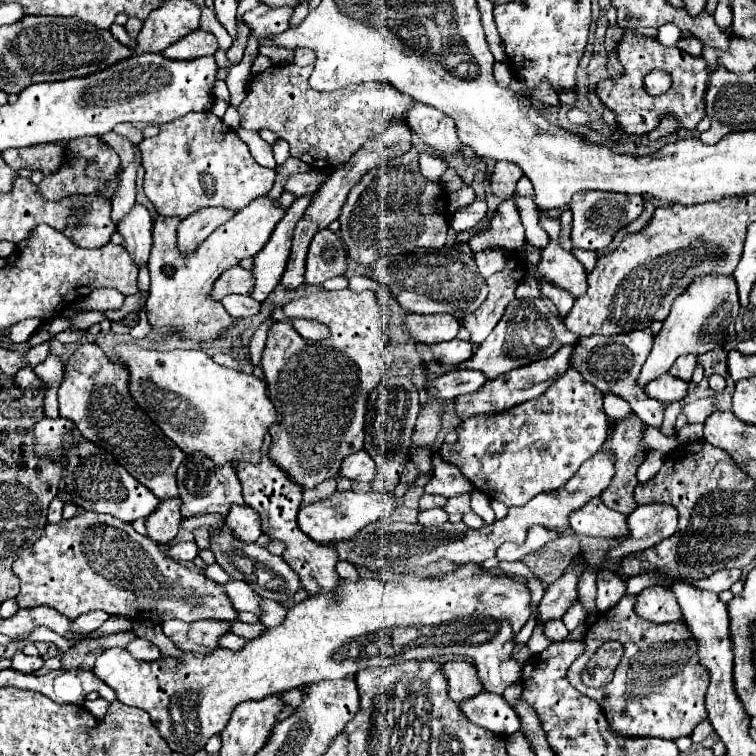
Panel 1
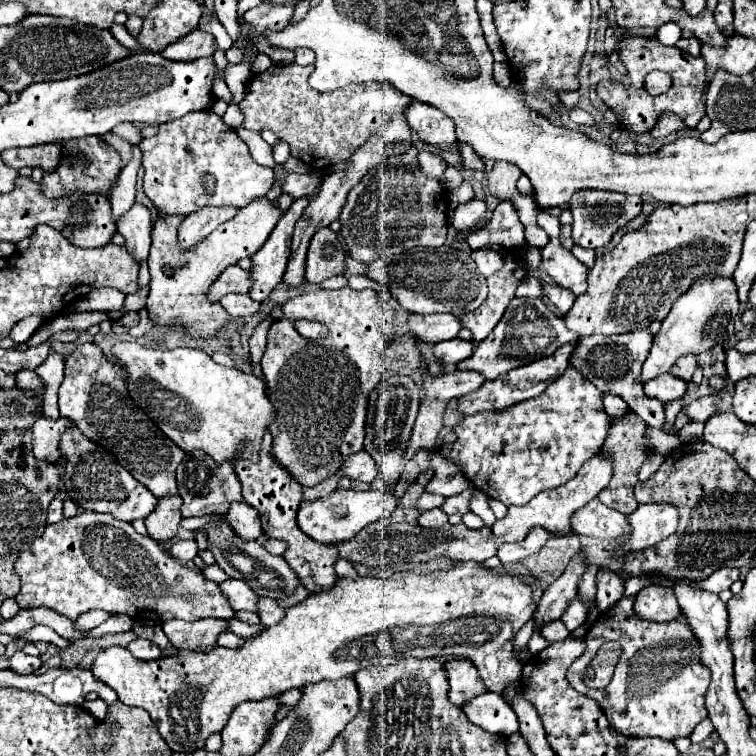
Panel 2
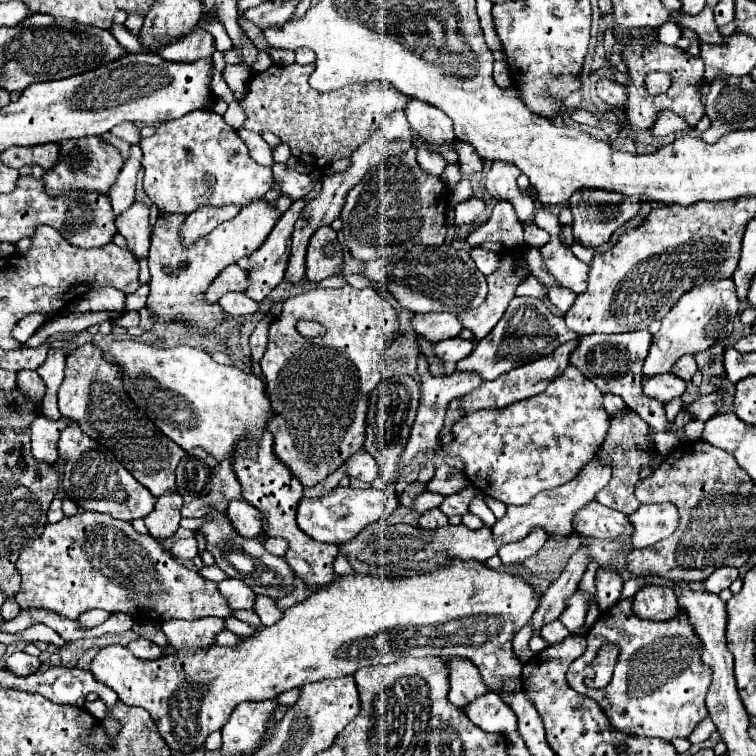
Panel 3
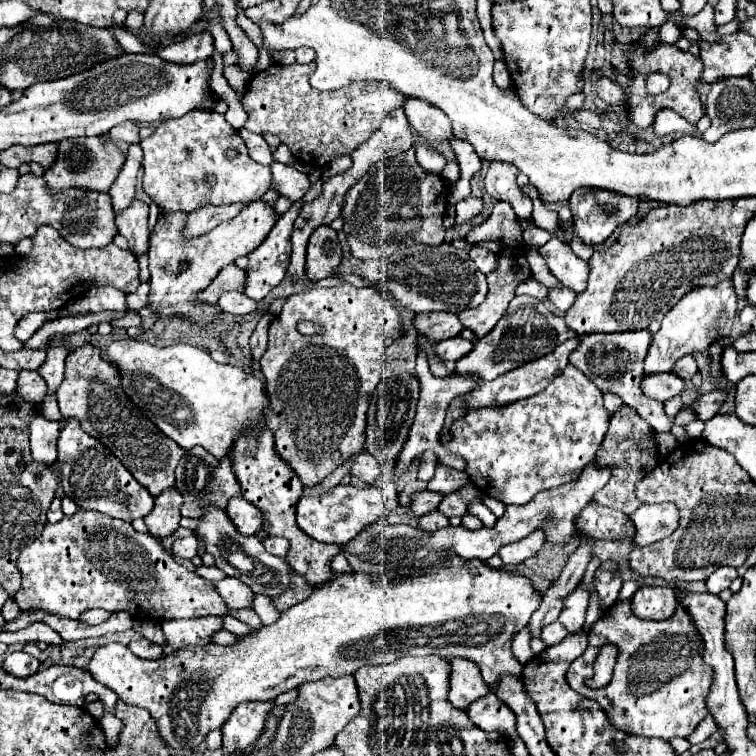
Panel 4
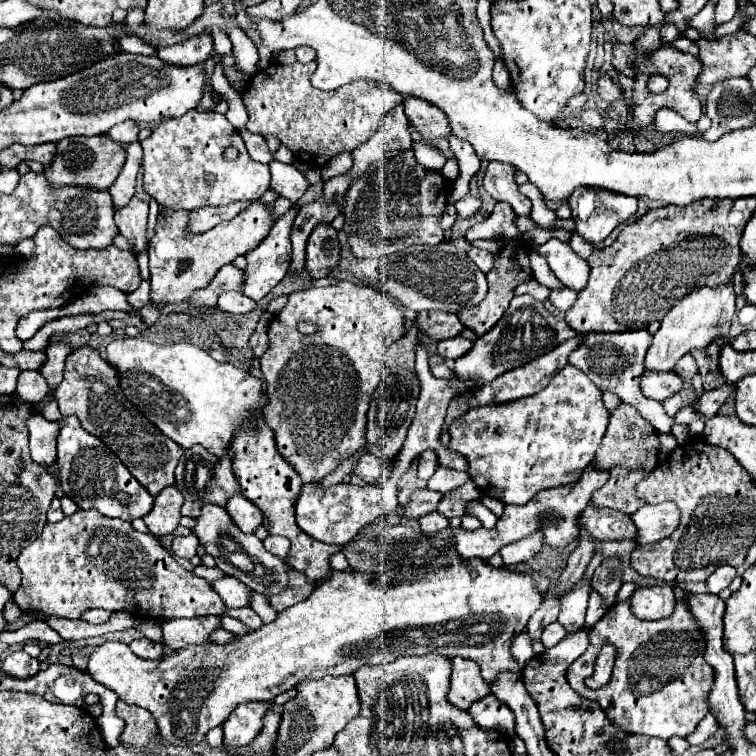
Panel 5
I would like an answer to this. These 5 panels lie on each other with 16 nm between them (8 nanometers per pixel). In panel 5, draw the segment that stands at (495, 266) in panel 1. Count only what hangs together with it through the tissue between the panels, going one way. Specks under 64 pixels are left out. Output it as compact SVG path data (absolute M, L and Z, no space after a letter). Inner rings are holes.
M472 248L470 252L468 252L468 258L472 258L474 260L474 264L482 270L482 272L488 272L490 268L492 268L492 254L490 252L486 252L486 250L480 250L480 248Z

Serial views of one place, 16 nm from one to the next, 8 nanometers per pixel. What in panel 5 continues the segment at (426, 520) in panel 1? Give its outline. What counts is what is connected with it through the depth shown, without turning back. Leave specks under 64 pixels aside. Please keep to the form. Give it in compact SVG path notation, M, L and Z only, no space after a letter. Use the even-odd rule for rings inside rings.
M432 512L432 514L424 516L424 518L420 518L418 522L420 522L420 528L422 528L422 532L426 536L434 536L436 532L448 528L448 520L444 516L440 516L438 512Z

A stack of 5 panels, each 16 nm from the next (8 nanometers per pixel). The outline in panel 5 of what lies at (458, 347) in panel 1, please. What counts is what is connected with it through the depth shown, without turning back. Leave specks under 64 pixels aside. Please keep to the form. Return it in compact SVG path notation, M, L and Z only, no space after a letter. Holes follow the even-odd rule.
M462 334L460 336L454 336L454 338L448 338L448 340L440 340L438 342L438 352L444 356L444 358L460 358L464 356L464 352L468 352L468 348L472 346L472 340L466 340Z

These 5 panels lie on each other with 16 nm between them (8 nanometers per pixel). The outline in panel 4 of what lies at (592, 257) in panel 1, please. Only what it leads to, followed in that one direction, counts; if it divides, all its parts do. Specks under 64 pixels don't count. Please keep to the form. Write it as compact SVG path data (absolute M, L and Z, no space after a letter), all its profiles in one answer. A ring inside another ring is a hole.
M574 236L572 238L572 242L570 242L570 248L576 252L576 256L584 256L584 260L588 262L588 258L592 256L592 252L594 252L594 246L590 246L590 244L586 244L582 238L578 238L578 236Z

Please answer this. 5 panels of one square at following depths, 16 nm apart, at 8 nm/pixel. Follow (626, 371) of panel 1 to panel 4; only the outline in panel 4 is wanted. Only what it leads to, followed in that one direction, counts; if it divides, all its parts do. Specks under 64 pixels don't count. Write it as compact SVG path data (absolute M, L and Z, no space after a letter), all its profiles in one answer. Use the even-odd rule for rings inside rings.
M634 330L634 332L620 332L620 334L588 334L582 336L580 346L570 354L570 362L582 370L602 392L612 392L620 396L626 404L636 408L640 416L657 432L670 432L674 420L670 419L664 410L662 402L646 398L640 390L640 376L646 352L650 348L652 336L648 330Z

